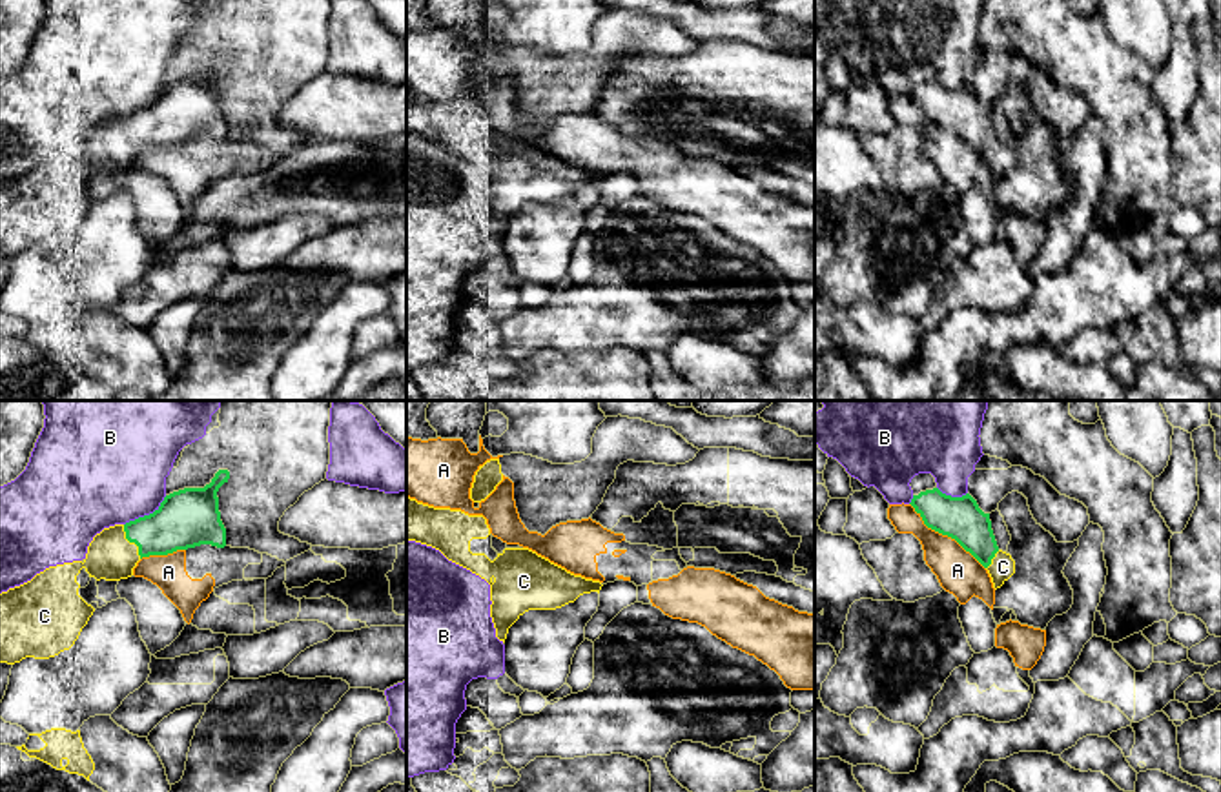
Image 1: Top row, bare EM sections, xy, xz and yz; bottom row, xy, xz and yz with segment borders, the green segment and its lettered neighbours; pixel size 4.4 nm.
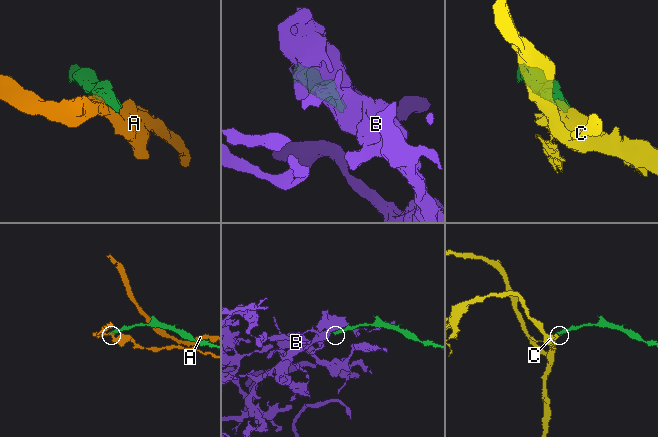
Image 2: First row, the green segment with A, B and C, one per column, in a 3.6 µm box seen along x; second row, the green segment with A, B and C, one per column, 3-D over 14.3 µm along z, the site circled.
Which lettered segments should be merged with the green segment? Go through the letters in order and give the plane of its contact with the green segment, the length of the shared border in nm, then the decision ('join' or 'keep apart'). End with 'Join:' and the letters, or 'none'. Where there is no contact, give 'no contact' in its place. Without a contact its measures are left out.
A: meets green in yz; contact 440 nm long; keep apart
B: meets green in xy; contact 240 nm long; keep apart
C: meets green in xy; contact 170 nm long; join
Join: C

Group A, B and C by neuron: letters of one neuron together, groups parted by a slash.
A / B / C

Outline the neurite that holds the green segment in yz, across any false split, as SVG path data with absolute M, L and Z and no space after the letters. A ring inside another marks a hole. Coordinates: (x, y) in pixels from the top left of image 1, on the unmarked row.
M933 80L913 87L909 96L928 120L955 131L970 144L988 162L995 182L1015 166L1015 153L997 138L990 106L970 86L951 89Z

